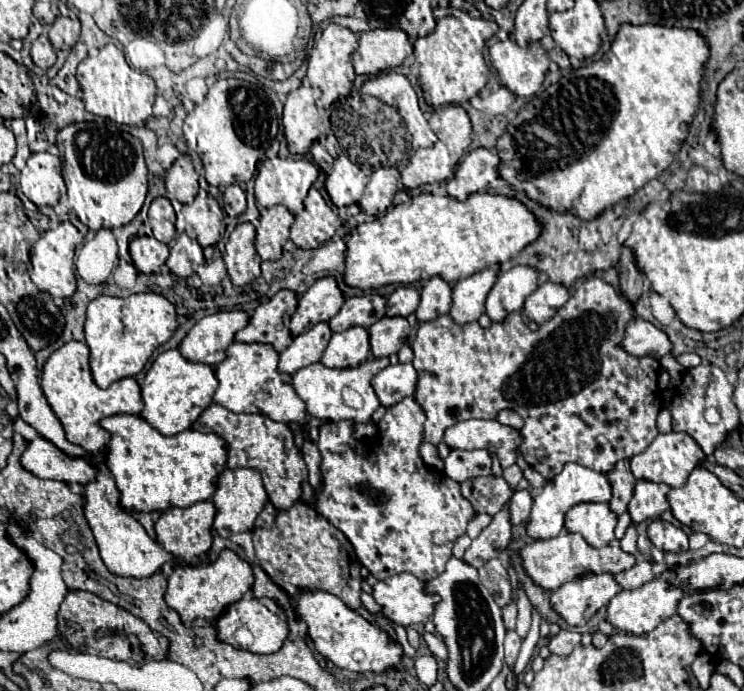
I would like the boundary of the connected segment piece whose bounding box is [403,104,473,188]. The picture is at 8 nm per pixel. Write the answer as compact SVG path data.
M451 104L451 106L433 110L433 114L429 117L429 124L433 126L433 134L437 136L437 144L431 148L417 150L411 158L411 164L403 170L403 182L411 188L417 188L421 184L445 182L453 174L453 170L463 157L463 152L471 144L471 134L473 134L471 122L467 112L459 104Z

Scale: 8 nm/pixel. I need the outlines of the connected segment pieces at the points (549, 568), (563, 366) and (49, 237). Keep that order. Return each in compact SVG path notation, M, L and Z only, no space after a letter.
M561 532L557 538L551 538L545 542L535 540L527 546L523 546L519 550L519 556L521 556L521 564L523 564L523 570L527 572L527 576L537 586L541 586L543 590L551 590L551 592L557 590L559 586L563 586L565 582L575 580L577 576L585 576L587 572L619 574L635 564L635 556L623 552L617 542L603 546L603 548L593 548L579 534L569 534L569 532Z
M589 276L579 284L575 296L549 322L541 324L537 332L523 324L521 312L509 314L503 322L495 322L487 330L479 322L459 326L449 316L421 324L411 344L411 364L419 376L415 400L427 416L425 440L437 446L445 428L461 420L493 420L501 410L513 410L525 420L519 452L545 480L555 478L567 462L579 462L591 470L609 474L619 460L641 454L659 434L655 426L661 410L661 394L657 388L659 362L653 358L633 358L617 346L631 314L631 304L613 286L597 276Z
M61 222L55 228L49 228L31 248L31 280L39 290L49 292L51 296L67 298L75 292L75 272L73 272L73 254L75 246L83 240L81 232L71 222Z

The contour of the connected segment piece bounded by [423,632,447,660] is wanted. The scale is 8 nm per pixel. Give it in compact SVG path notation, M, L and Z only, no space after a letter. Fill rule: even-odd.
M425 632L423 634L423 640L427 642L427 648L429 648L429 652L437 658L437 660L445 660L445 654L447 654L447 650L445 650L445 644L437 638L437 636L433 636L431 632Z

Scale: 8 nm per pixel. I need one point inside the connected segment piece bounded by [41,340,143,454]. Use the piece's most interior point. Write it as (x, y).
(78, 402)

